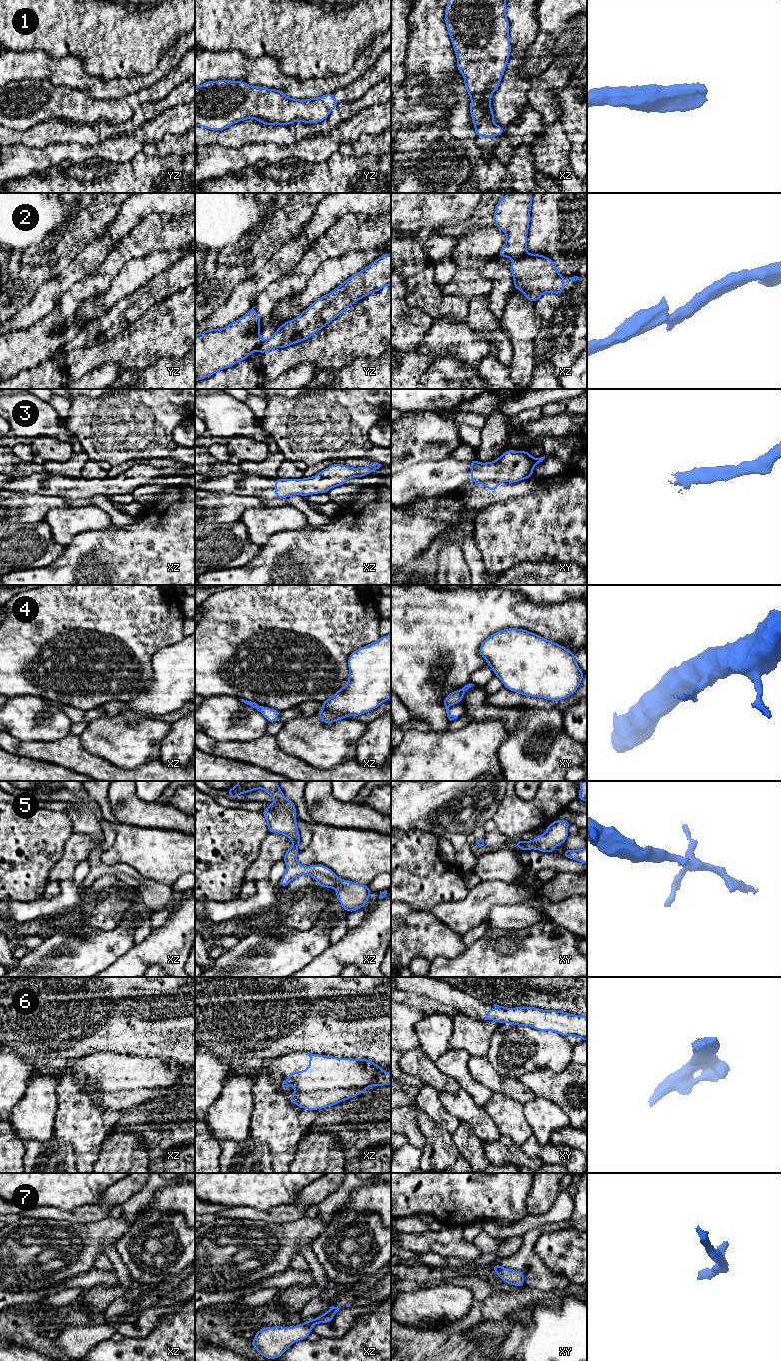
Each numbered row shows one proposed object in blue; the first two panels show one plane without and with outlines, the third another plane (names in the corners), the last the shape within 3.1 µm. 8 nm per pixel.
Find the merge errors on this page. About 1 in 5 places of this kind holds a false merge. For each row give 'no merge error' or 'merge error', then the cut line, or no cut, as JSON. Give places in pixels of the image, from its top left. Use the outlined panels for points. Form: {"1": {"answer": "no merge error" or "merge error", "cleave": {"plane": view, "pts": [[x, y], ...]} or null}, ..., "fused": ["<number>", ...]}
{"1": {"answer": "no merge error", "cleave": null}, "2": {"answer": "merge error", "cleave": {"plane": "xz", "pts": [[527, 253], [522, 258], [514, 261]]}}, "3": {"answer": "no merge error", "cleave": null}, "4": {"answer": "no merge error", "cleave": null}, "5": {"answer": "no merge error", "cleave": null}, "6": {"answer": "no merge error", "cleave": null}, "7": {"answer": "no merge error", "cleave": null}, "fused": ["2"]}

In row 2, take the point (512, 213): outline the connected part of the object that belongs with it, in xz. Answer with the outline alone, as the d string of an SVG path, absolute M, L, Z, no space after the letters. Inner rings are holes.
M508 193L495 206L494 226L506 233L505 245L498 257L511 258L514 261L523 259L527 254L527 234L530 224L530 212L533 193Z

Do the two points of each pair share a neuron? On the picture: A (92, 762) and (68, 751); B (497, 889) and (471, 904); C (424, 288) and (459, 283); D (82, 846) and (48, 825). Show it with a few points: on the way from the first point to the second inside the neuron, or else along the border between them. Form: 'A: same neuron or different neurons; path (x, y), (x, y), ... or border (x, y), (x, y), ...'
A: same neuron; path (86, 762), (74, 757)
B: same neuron; path (491, 893), (484, 896), (477, 903)
C: different neurons; border (441, 287), (444, 293), (463, 298)
D: different neurons; border (72, 832), (66, 840), (63, 853), (59, 858)

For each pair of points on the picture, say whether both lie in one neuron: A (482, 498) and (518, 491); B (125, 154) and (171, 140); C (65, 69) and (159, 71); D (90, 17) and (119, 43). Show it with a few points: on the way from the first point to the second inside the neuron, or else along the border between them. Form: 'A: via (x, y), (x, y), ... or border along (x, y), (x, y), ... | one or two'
A: via (491, 497), (499, 496), (505, 491), (509, 491) | one
B: border along (163, 136), (158, 142), (147, 142), (141, 151) | two
C: via (88, 82), (94, 86), (126, 86), (136, 83) | one
D: via (98, 20), (111, 35) | one

